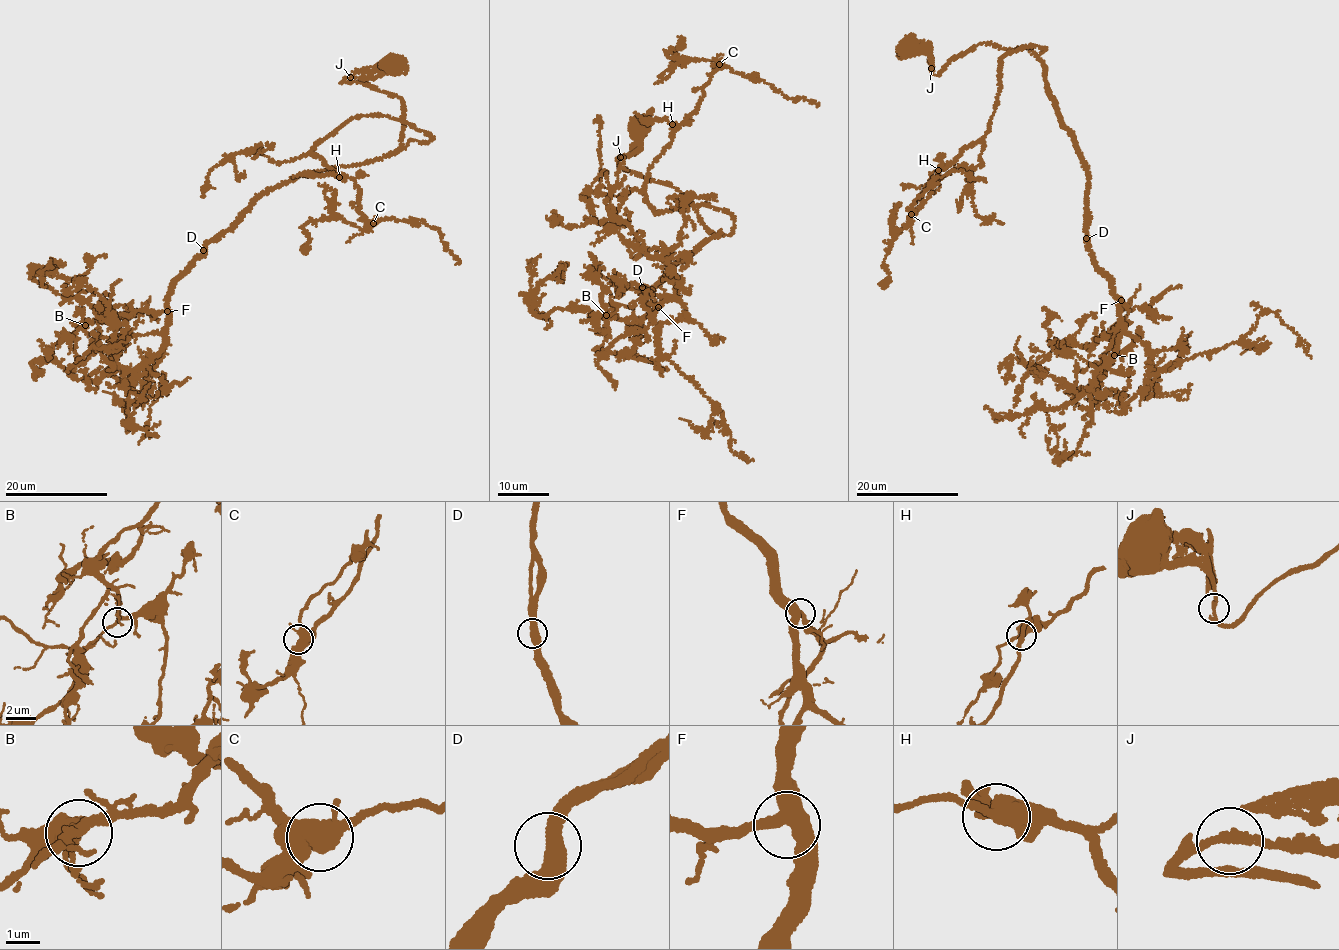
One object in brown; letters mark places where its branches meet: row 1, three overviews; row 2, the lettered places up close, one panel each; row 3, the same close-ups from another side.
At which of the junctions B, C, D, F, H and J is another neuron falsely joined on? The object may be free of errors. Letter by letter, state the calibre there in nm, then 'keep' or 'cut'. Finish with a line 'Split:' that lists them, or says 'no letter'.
B: 220 nm thick; keep
C: 550 nm thick; keep
D: 440 nm thick; keep
F: 440 nm thick; keep
H: 440 nm thick; keep
J: 180 nm thick; keep
Split: no letter

